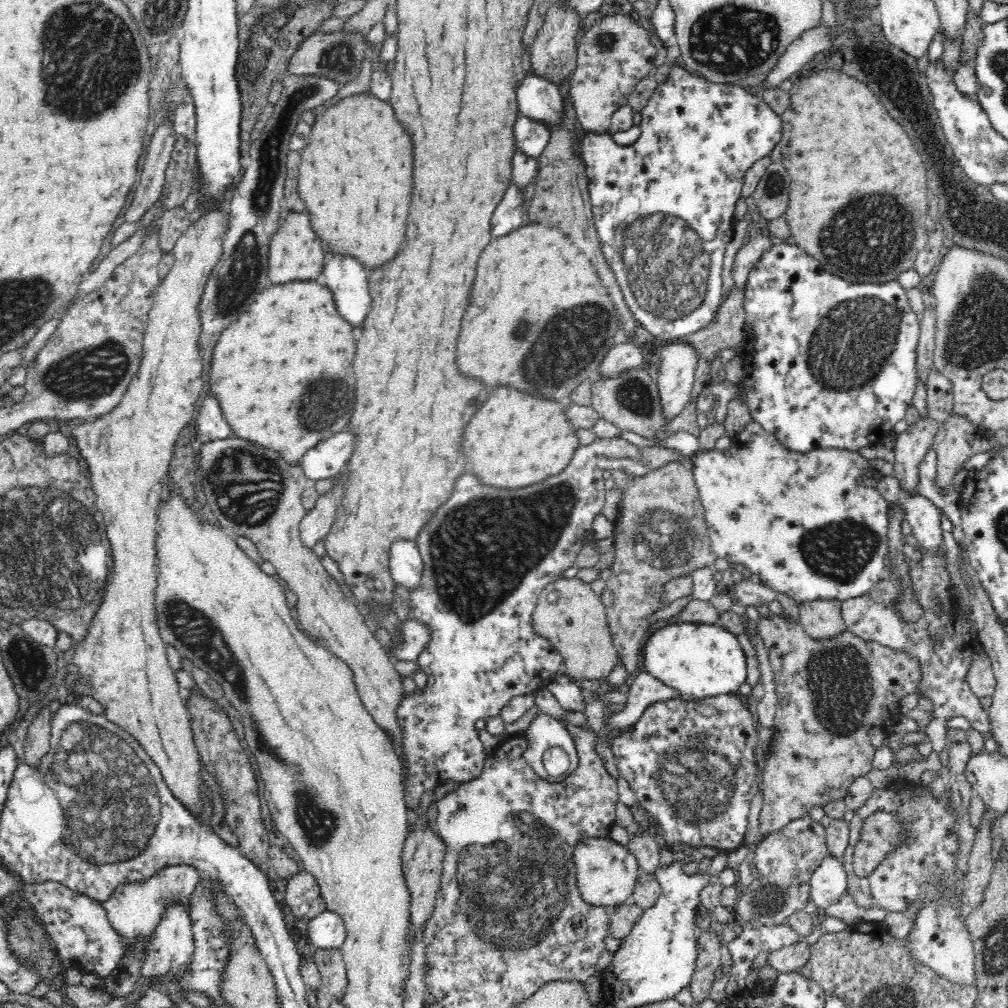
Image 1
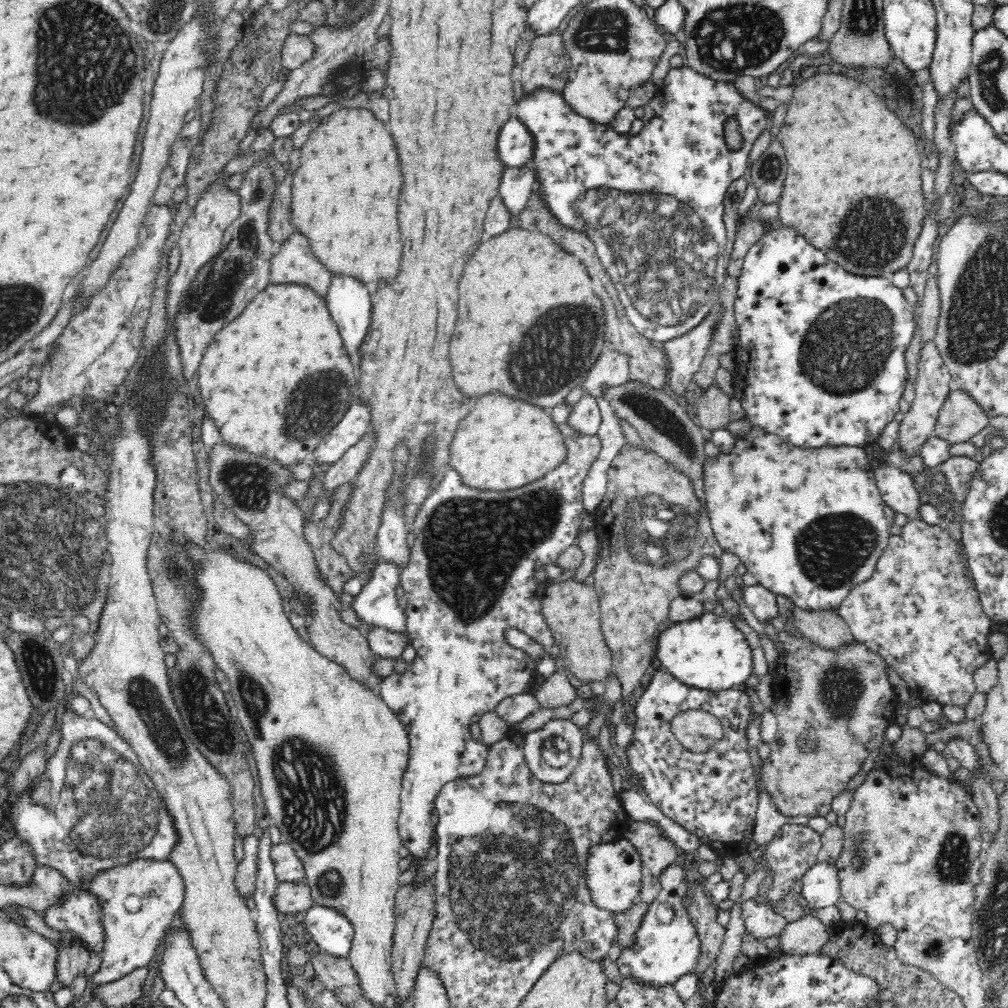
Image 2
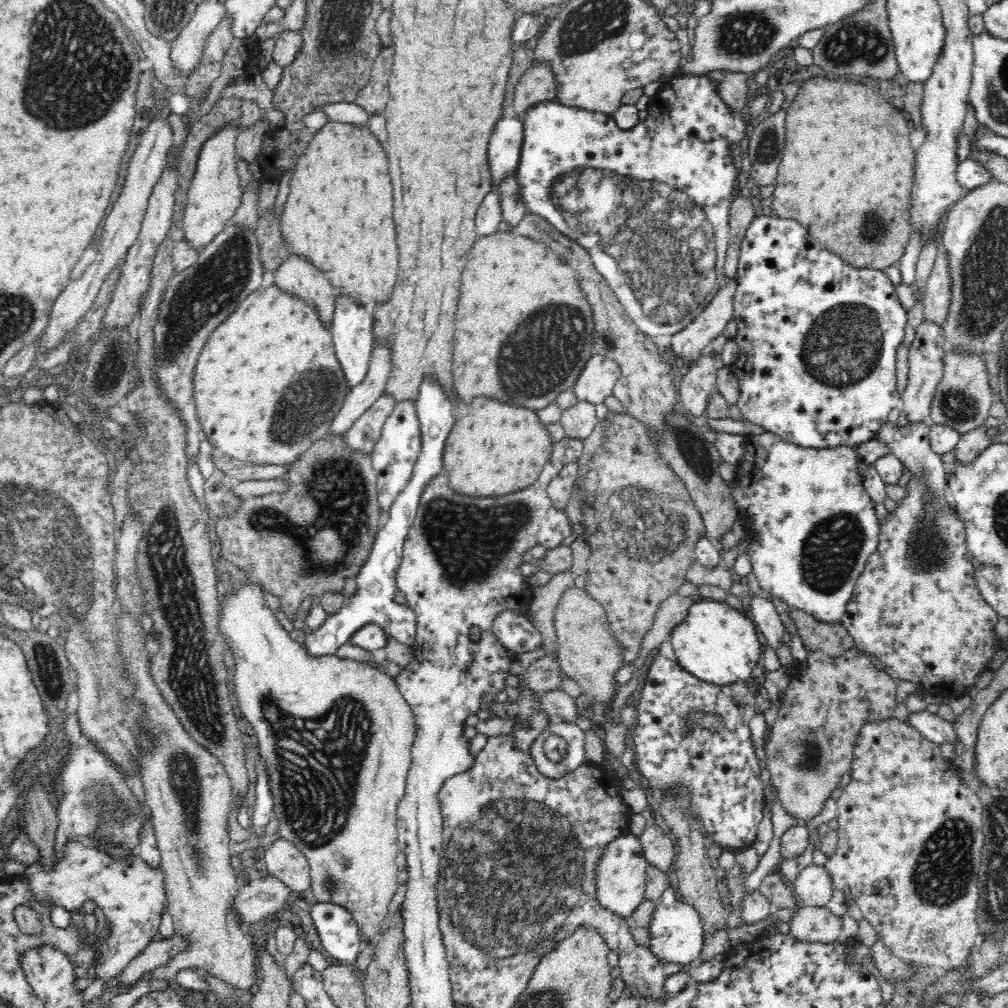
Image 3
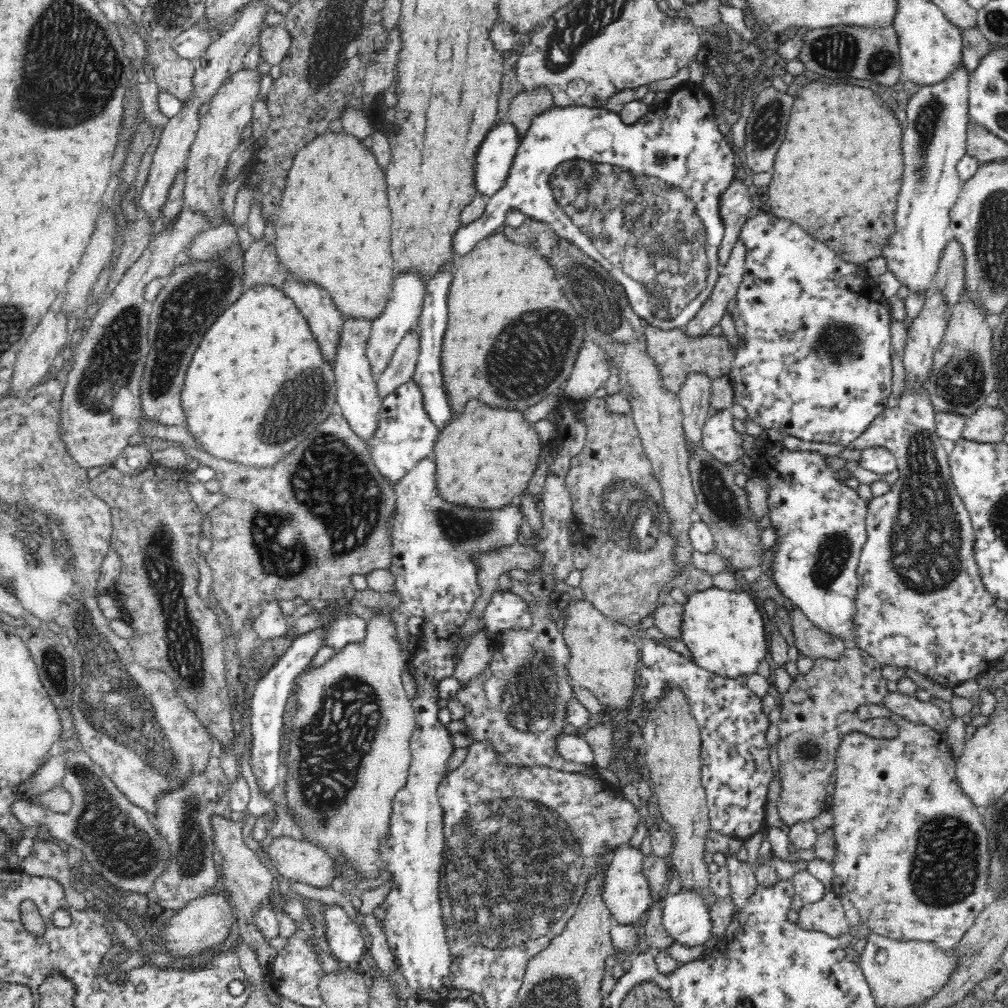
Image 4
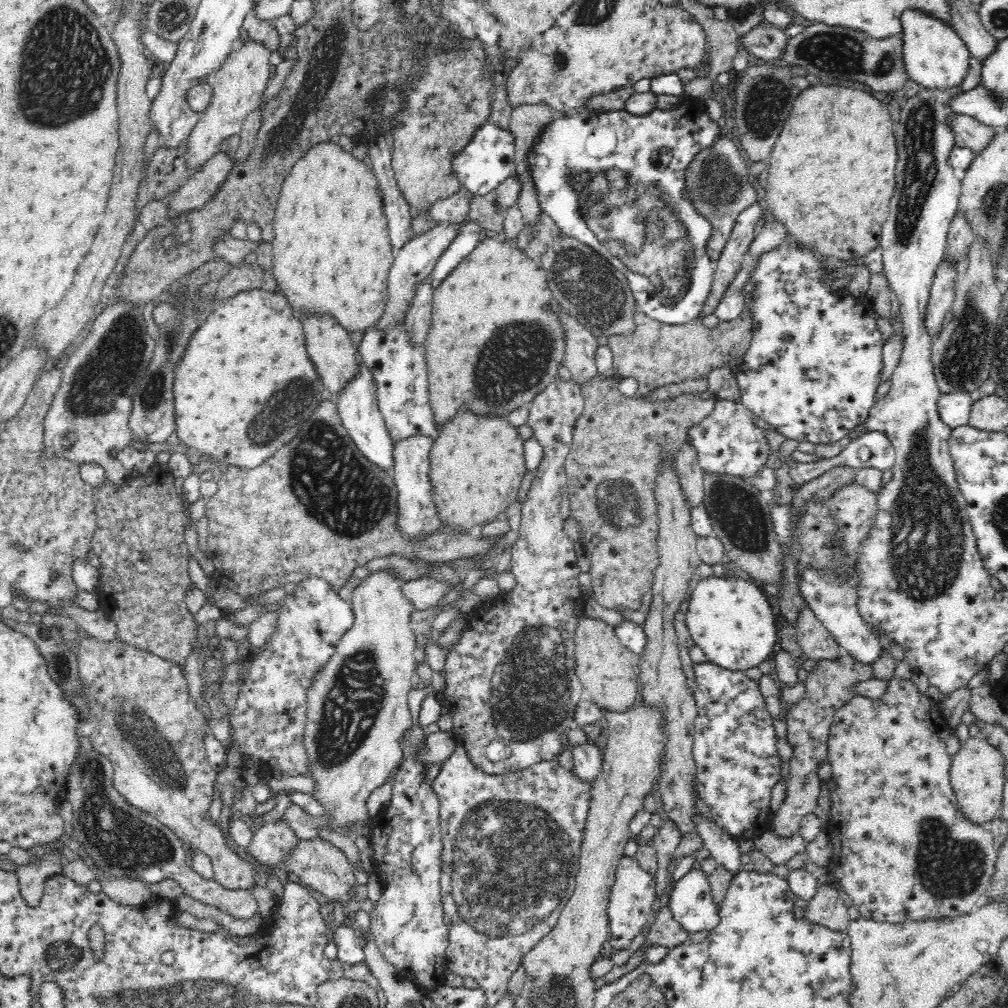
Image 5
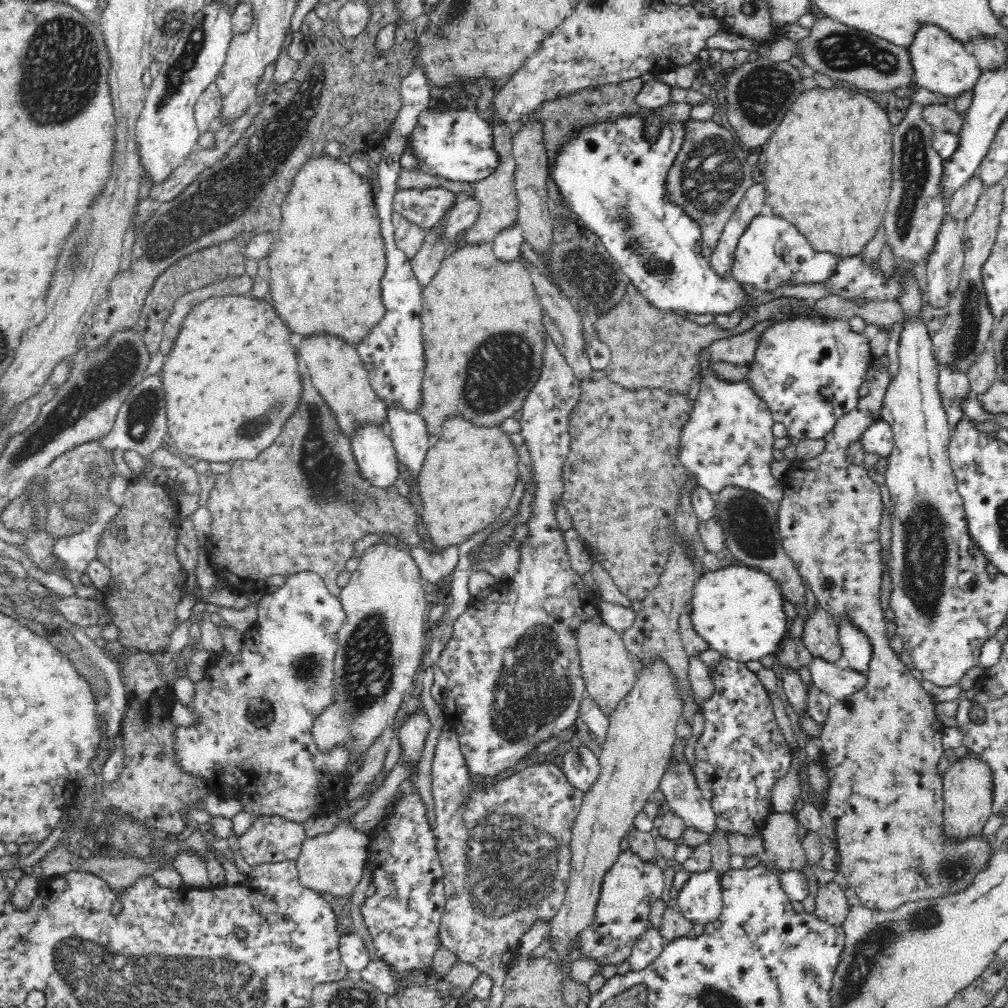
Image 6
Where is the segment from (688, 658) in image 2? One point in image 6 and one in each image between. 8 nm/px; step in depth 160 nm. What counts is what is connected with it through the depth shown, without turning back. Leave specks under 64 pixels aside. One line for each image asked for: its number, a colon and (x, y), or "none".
3: (716, 642)
4: (724, 630)
5: (730, 619)
6: (739, 609)

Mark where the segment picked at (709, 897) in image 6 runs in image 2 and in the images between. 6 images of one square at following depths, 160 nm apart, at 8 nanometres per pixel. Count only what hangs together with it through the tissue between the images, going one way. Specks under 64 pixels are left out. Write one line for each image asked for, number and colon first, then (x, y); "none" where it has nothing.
2: (667, 946)
3: (677, 931)
4: (686, 914)
5: (691, 901)

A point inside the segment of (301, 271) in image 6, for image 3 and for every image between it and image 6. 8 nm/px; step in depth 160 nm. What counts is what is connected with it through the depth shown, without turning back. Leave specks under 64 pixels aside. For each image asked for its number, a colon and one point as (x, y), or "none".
3: (338, 214)
4: (326, 234)
5: (332, 255)

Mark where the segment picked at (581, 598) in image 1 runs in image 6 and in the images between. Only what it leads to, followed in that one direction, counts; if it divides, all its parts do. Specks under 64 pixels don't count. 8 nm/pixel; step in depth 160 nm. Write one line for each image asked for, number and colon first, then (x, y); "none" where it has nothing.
2: (572, 609)
3: (587, 651)
4: (604, 652)
5: (607, 671)
6: (609, 669)

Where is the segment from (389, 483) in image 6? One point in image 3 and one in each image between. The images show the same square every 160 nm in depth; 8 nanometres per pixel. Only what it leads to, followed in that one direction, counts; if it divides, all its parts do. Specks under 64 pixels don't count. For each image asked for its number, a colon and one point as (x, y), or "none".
3: (354, 329)
4: (357, 392)
5: (357, 405)

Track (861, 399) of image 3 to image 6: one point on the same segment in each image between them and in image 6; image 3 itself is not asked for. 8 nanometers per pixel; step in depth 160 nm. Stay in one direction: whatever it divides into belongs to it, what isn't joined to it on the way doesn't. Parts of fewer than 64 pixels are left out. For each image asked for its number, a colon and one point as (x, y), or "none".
4: (813, 360)
5: (812, 369)
6: (809, 371)

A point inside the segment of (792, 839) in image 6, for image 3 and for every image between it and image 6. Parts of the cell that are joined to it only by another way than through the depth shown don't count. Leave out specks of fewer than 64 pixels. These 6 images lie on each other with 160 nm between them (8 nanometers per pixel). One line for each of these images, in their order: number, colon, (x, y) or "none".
3: (810, 747)
4: (821, 706)
5: (828, 687)

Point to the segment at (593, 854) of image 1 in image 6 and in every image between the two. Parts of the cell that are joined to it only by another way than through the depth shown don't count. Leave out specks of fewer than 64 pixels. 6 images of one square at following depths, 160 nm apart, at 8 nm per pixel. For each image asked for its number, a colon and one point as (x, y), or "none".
2: (614, 873)
3: (621, 877)
4: (627, 893)
5: (632, 900)
6: (629, 888)

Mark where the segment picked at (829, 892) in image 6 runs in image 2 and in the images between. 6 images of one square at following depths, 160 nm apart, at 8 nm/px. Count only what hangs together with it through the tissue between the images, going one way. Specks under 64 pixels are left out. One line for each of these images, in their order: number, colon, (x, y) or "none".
2: (808, 934)
3: (817, 923)
4: (827, 914)
5: (826, 907)

